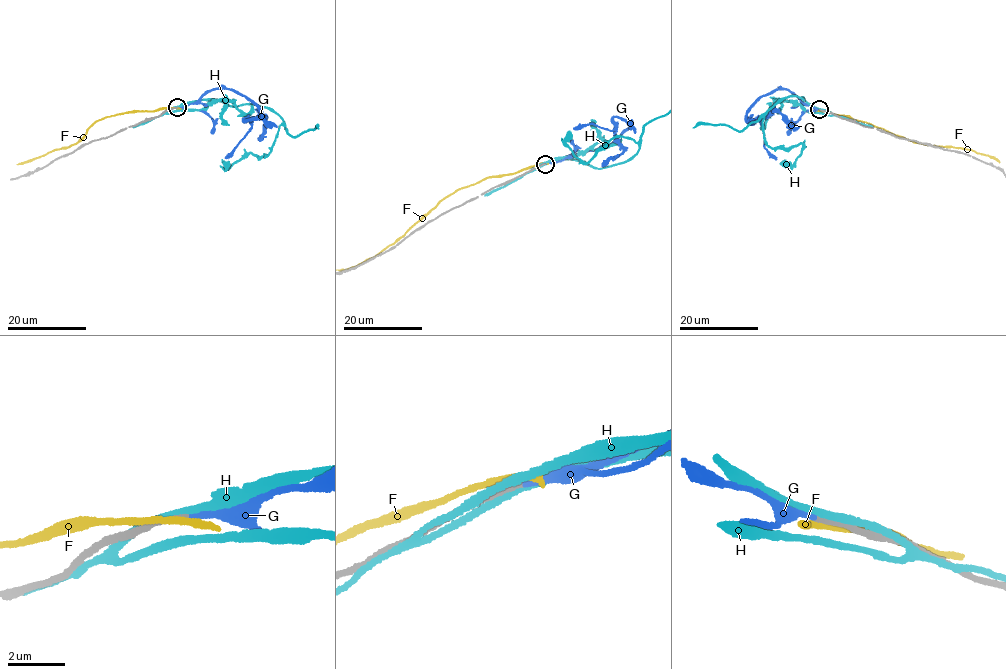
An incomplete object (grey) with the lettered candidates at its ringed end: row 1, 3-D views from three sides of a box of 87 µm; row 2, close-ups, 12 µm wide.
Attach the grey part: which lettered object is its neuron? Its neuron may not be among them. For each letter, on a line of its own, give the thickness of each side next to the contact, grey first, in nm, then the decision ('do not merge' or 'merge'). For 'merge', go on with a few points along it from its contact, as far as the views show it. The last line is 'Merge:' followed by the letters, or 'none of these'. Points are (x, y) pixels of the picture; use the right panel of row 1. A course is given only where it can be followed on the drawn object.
F: calibres 220 and 240 nm; do not merge
G: calibres 190 and 190 nm; merge; course (819, 109), (778, 88), (761, 96), (747, 114), (751, 121), (777, 111), (799, 127)
H: calibres 190 and 280 nm; do not merge
Merge: G

